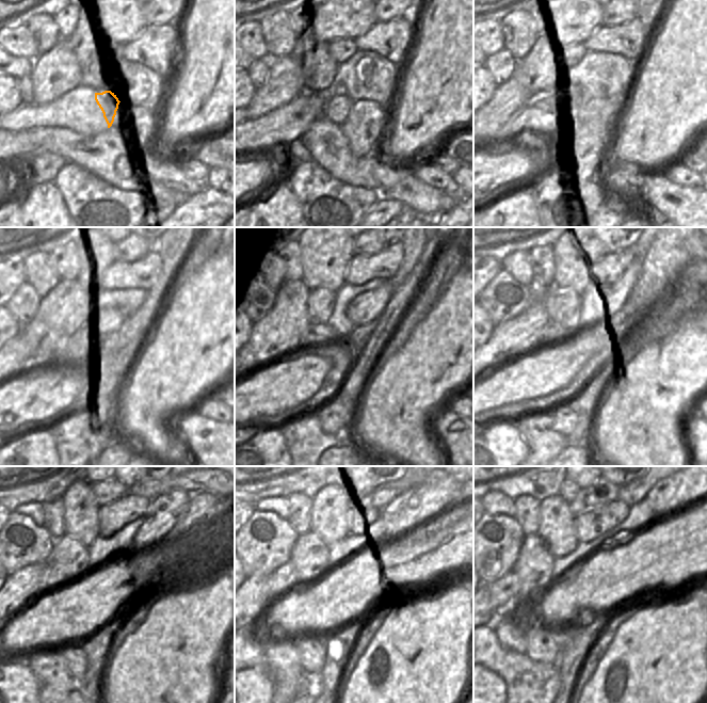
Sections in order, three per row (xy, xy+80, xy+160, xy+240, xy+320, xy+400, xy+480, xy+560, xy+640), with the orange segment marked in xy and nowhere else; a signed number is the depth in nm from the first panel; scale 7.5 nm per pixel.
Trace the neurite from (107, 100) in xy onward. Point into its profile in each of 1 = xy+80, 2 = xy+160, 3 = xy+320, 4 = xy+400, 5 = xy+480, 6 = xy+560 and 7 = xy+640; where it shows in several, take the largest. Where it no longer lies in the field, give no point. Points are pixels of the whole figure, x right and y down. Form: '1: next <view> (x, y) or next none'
1: next xy+80 (337, 108)
2: next xy+160 (577, 108)
3: next xy+320 (317, 333)
4: next xy+400 (552, 331)
5: next xy+480 (69, 559)
6: next xy+560 (308, 557)
7: next xy+640 (534, 565)

